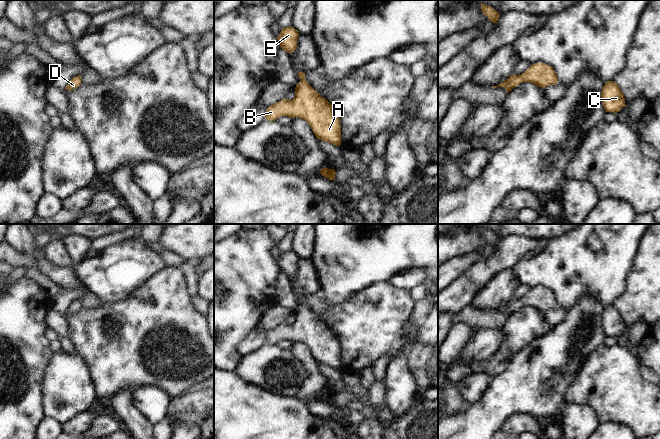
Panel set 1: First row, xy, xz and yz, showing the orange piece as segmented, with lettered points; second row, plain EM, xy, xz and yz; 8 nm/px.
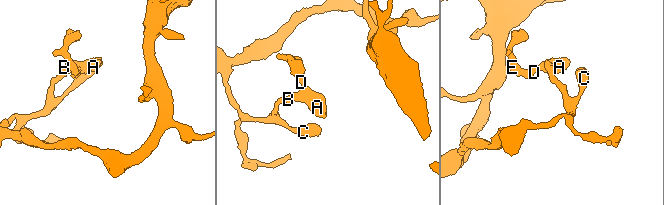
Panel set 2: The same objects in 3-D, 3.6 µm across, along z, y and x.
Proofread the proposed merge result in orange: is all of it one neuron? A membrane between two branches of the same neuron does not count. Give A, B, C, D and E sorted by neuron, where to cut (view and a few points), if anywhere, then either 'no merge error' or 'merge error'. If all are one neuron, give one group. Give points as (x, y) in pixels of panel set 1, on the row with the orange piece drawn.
groups A B C D E; cut none; no merge error

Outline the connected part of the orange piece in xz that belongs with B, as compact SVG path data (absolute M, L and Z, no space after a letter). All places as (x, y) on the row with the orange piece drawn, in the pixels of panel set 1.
M298 72L298 77L301 81L296 85L295 97L268 107L265 118L269 121L282 116L301 118L308 122L317 139L340 146L341 125L334 107L308 84L305 73Z

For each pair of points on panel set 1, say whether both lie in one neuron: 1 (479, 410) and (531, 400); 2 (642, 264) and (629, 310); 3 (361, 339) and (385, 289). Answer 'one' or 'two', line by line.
1: one
2: one
3: one

